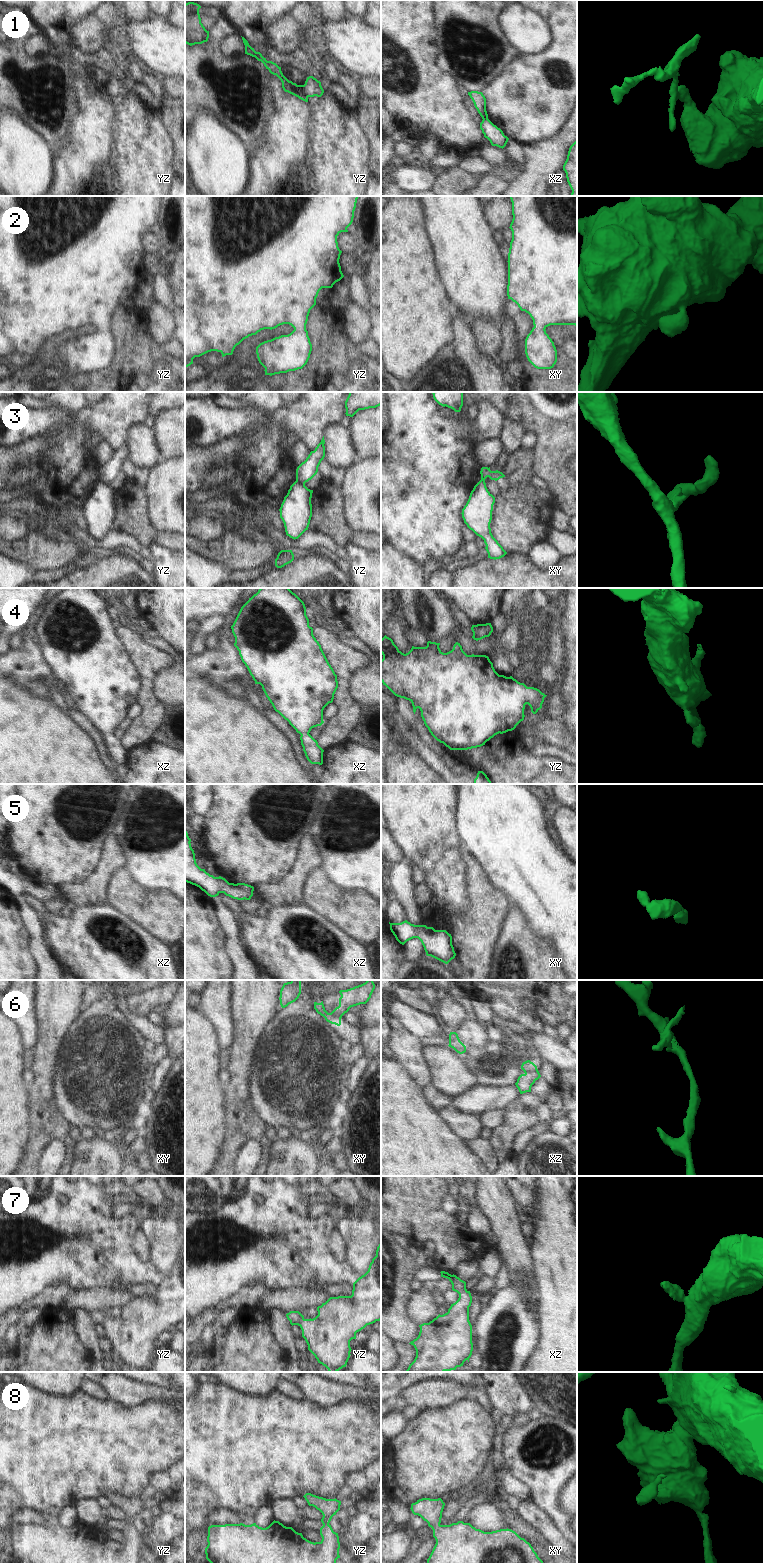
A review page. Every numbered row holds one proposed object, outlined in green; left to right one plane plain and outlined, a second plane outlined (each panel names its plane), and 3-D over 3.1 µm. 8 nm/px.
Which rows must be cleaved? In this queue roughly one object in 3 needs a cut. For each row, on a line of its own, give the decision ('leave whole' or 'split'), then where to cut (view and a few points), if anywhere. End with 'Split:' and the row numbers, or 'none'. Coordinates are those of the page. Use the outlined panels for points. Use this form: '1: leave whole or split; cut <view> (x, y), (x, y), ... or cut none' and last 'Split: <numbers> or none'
1: split; cut yz (302, 85), (302, 89), (307, 97)
2: leave whole; cut none
3: split; cut yz (296, 480), (304, 483)
4: leave whole; cut none
5: leave whole; cut none
6: split; cut xy (330, 1013), (337, 1018), (336, 1024)
7: leave whole; cut none
8: leave whole; cut none
Split: 1, 3, 6

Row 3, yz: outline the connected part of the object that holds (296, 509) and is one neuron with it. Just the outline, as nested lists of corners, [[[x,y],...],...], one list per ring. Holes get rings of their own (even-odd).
[[[295,481],[279,509],[286,535],[294,540],[308,530],[312,517],[312,493],[305,483]]]

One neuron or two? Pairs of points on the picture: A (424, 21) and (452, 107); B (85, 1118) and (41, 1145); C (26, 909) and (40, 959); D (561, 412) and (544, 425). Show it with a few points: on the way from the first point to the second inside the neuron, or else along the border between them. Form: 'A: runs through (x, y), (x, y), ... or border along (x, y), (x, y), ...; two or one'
A: runs through (424, 42), (424, 79), (431, 86); one
B: border along (59, 1106), (63, 1114), (74, 1125); two
C: runs through (33, 921), (39, 947); one
D: border along (533, 405), (549, 419), (554, 421), (566, 420); two

